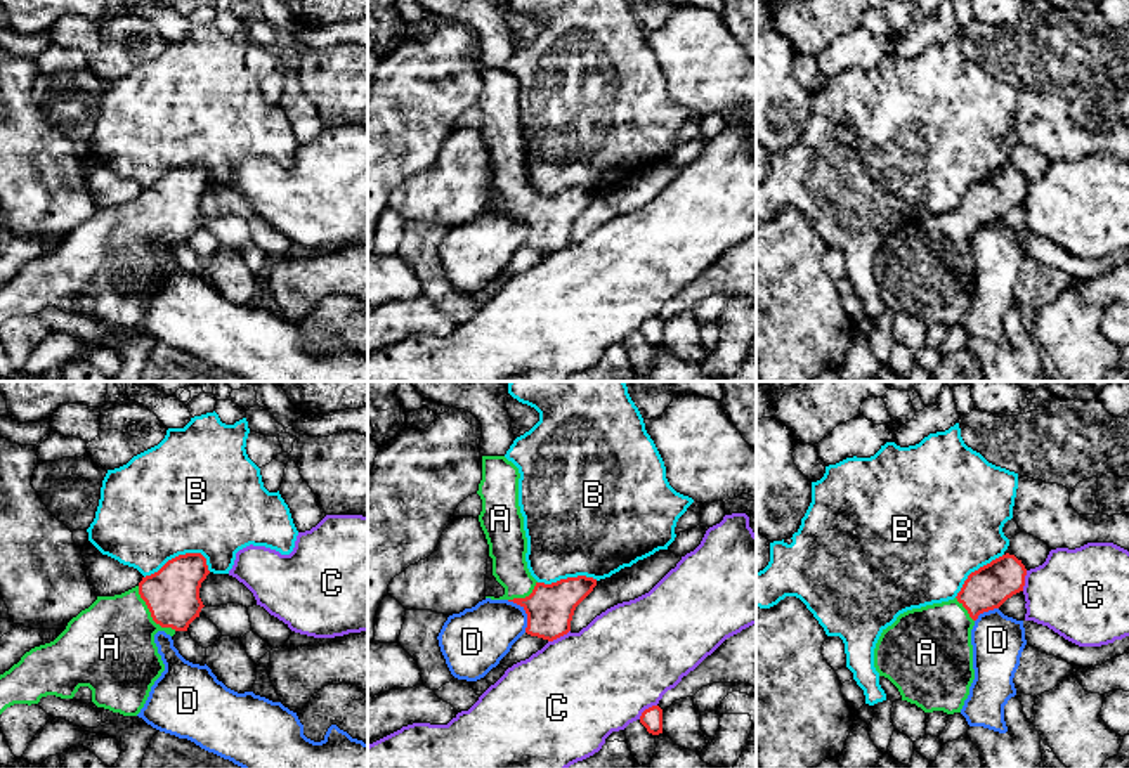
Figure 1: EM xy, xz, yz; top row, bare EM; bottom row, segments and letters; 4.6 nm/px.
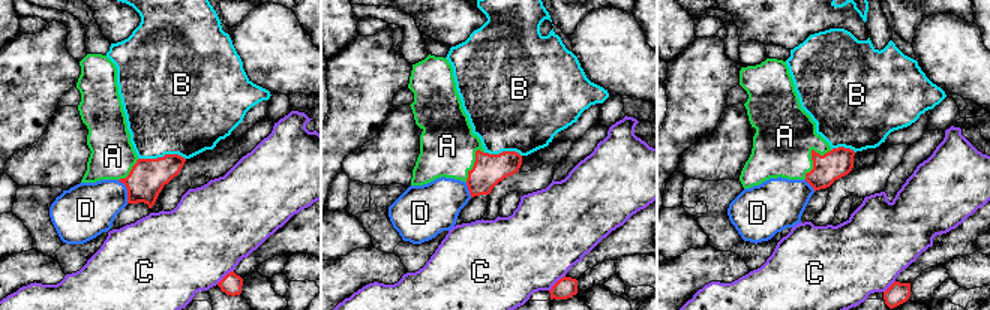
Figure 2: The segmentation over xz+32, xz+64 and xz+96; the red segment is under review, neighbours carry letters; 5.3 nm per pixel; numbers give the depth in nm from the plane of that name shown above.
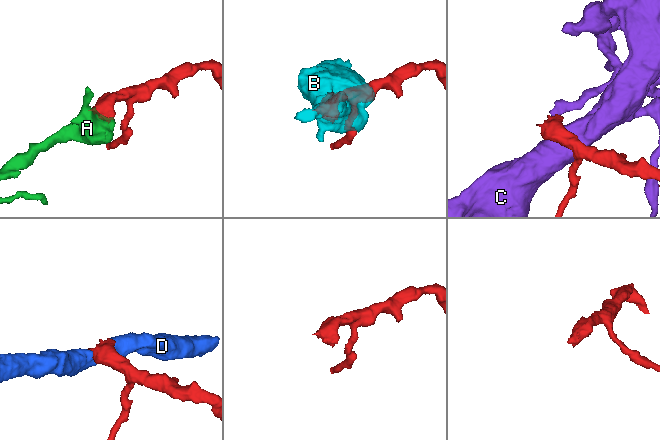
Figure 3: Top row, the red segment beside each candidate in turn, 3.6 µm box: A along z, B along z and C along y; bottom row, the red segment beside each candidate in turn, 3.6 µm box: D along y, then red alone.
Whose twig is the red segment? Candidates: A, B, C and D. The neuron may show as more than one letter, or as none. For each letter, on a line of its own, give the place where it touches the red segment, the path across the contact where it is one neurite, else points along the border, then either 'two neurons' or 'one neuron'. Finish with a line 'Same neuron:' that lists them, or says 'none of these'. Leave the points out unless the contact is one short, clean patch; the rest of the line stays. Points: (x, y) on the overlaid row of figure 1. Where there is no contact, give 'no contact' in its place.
A: xy (151, 614) | across xy (172, 595), (151, 614), (143, 614), (110, 647) | one neuron
B: xy (181, 555) | two neurons
C: xz (559, 637) | two neurons
D: xz (526, 612) | along xz (507, 600), (512, 600), (524, 611), (526, 631) | two neurons
Same neuron: A

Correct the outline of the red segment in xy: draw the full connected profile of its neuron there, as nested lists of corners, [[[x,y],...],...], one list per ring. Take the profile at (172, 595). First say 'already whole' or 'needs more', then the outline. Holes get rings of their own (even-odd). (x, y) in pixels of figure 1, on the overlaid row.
needs more; [[[186,553],[168,560],[158,572],[142,577],[135,588],[121,595],[97,596],[54,641],[31,648],[0,674],[0,714],[14,704],[38,704],[47,695],[73,699],[80,687],[88,687],[97,707],[137,716],[151,687],[165,671],[154,635],[165,631],[173,636],[177,631],[187,631],[205,607],[199,588],[208,574],[201,553]]]

